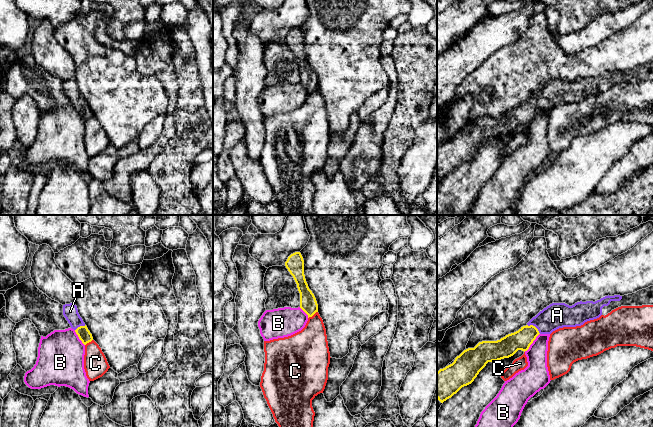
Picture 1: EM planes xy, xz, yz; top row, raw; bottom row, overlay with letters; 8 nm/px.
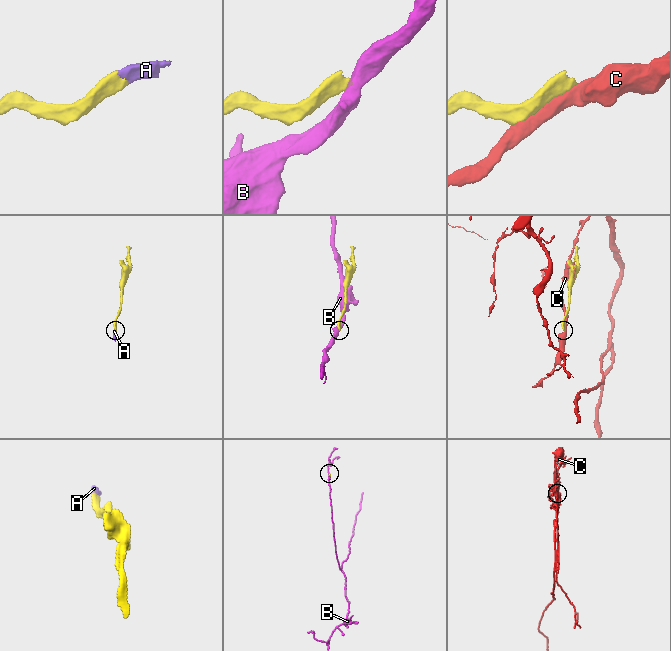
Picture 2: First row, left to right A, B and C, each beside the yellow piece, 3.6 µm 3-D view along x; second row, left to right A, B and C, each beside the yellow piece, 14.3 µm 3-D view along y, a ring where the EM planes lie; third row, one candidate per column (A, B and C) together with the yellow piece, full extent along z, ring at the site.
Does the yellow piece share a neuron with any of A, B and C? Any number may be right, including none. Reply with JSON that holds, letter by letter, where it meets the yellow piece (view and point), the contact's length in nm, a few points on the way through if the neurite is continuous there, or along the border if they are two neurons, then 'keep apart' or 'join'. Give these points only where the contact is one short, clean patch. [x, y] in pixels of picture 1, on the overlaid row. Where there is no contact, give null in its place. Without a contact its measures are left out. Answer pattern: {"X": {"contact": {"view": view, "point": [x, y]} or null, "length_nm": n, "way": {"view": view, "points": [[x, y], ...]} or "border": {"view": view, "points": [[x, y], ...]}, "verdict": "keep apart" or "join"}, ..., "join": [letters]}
{"A": {"contact": {"view": "yz", "point": [534, 326]}, "length_nm": 130, "way": {"view": "yz", "points": [[522, 339], [534, 326], [557, 315]]}, "verdict": "join"}, "B": {"contact": {"view": "yz", "point": [532, 342]}, "length_nm": 200, "border": {"view": "yz", "points": [[539, 333], [524, 351]]}, "verdict": "keep apart"}, "C": {"contact": {"view": "xz", "point": [312, 315]}, "length_nm": 100, "verdict": "keep apart"}, "join": ["A"]}

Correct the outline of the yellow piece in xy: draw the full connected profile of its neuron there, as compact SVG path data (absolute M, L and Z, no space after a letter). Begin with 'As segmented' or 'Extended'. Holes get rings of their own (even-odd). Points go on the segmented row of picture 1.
Extended. M75 303L63 305L63 315L84 345L93 340L92 334L80 317Z

